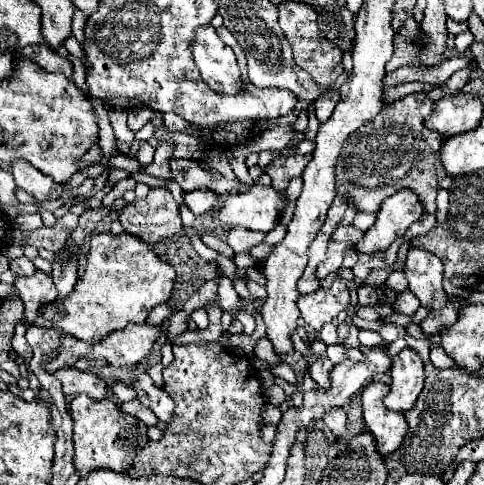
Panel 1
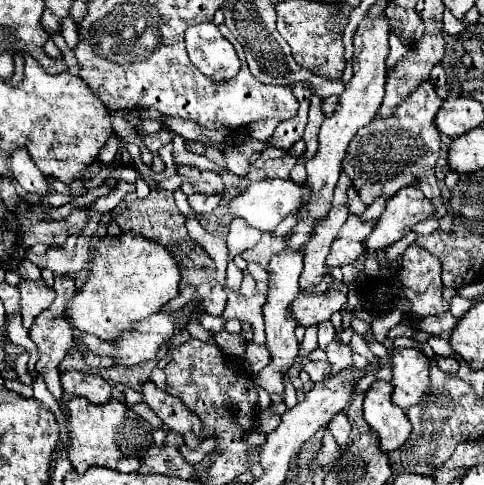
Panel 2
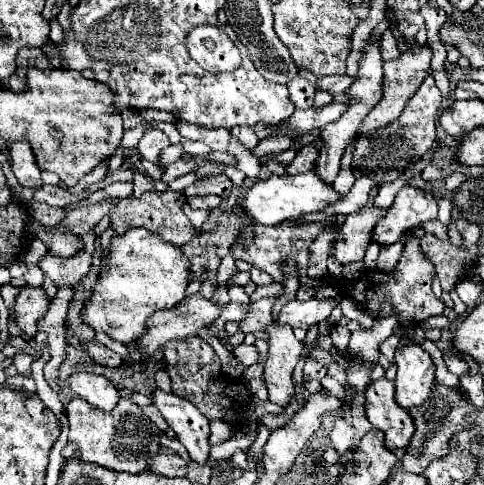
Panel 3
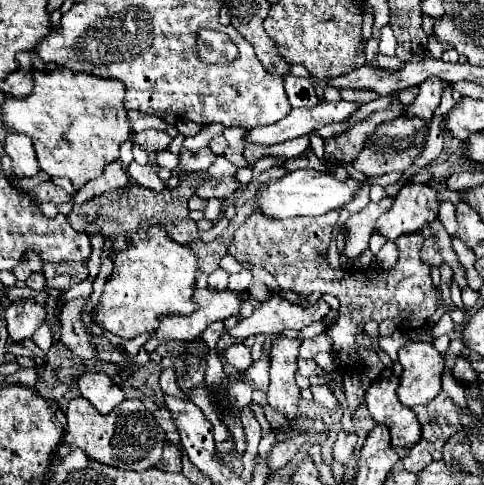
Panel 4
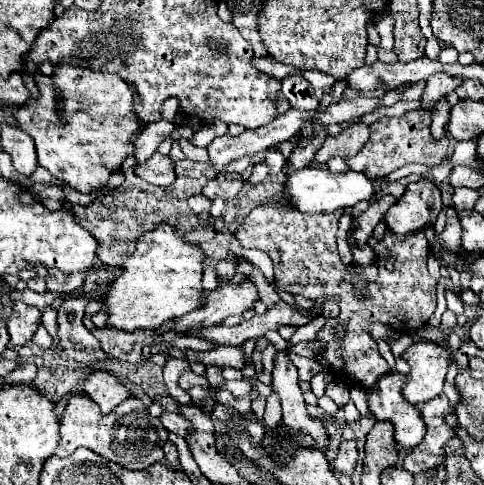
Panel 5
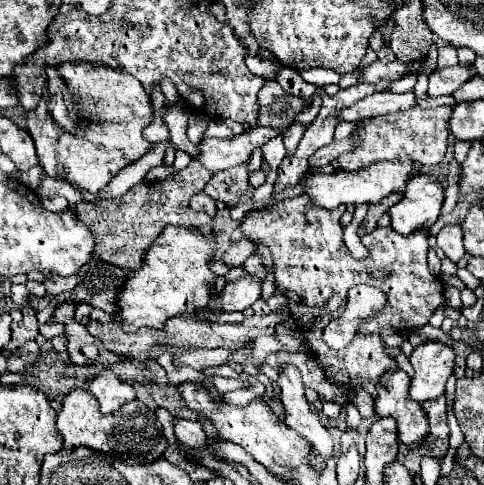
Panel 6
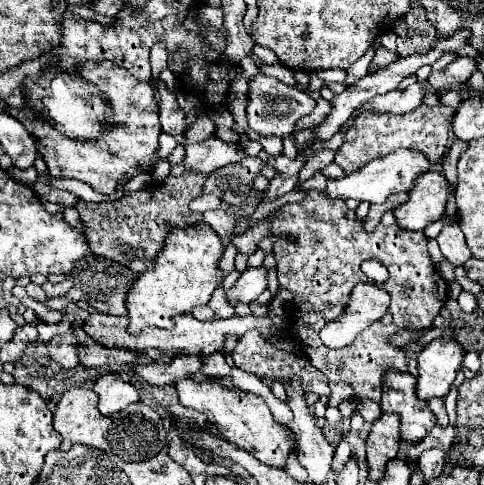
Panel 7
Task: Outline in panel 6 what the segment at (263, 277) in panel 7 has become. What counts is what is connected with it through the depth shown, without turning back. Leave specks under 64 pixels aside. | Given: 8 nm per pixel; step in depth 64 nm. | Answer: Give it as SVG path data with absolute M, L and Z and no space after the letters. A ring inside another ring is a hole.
M246 274L236 282L230 282L224 286L224 290L220 292L220 298L210 300L208 310L212 312L242 312L246 308L250 308L262 292L262 280L258 276Z

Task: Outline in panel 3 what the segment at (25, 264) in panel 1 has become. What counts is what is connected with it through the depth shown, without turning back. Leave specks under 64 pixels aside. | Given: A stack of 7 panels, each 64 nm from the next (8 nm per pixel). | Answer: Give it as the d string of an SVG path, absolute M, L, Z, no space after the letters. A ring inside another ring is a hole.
M30 266L28 272L24 274L24 280L26 280L26 284L30 284L30 286L42 286L44 274L42 274L42 270L40 270L38 266Z

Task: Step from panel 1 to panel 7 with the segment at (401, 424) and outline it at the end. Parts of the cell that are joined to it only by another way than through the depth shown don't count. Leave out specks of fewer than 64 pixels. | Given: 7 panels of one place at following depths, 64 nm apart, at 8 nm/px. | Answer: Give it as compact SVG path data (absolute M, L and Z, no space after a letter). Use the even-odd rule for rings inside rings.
M386 372L382 412L400 416L400 436L408 442L420 442L436 426L436 416L428 408L428 402L416 396L416 378L408 372Z

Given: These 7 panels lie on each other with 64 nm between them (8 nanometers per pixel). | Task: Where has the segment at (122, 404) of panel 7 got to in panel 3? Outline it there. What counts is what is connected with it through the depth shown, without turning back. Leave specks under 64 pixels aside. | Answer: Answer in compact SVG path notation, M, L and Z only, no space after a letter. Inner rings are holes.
M78 372L68 378L72 390L82 396L92 406L110 412L120 402L118 388L102 374L90 374L90 372Z

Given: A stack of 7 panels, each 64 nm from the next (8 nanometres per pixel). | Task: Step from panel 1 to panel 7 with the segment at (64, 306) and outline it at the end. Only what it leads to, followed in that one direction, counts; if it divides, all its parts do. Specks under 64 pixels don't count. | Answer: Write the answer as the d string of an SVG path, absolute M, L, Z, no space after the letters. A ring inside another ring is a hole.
M196 224L188 228L172 228L172 234L164 242L160 256L156 258L154 270L138 276L126 298L130 316L130 332L140 332L144 326L174 328L174 316L188 314L194 306L204 306L212 292L222 286L224 272L218 262L224 254L222 238L208 226Z

